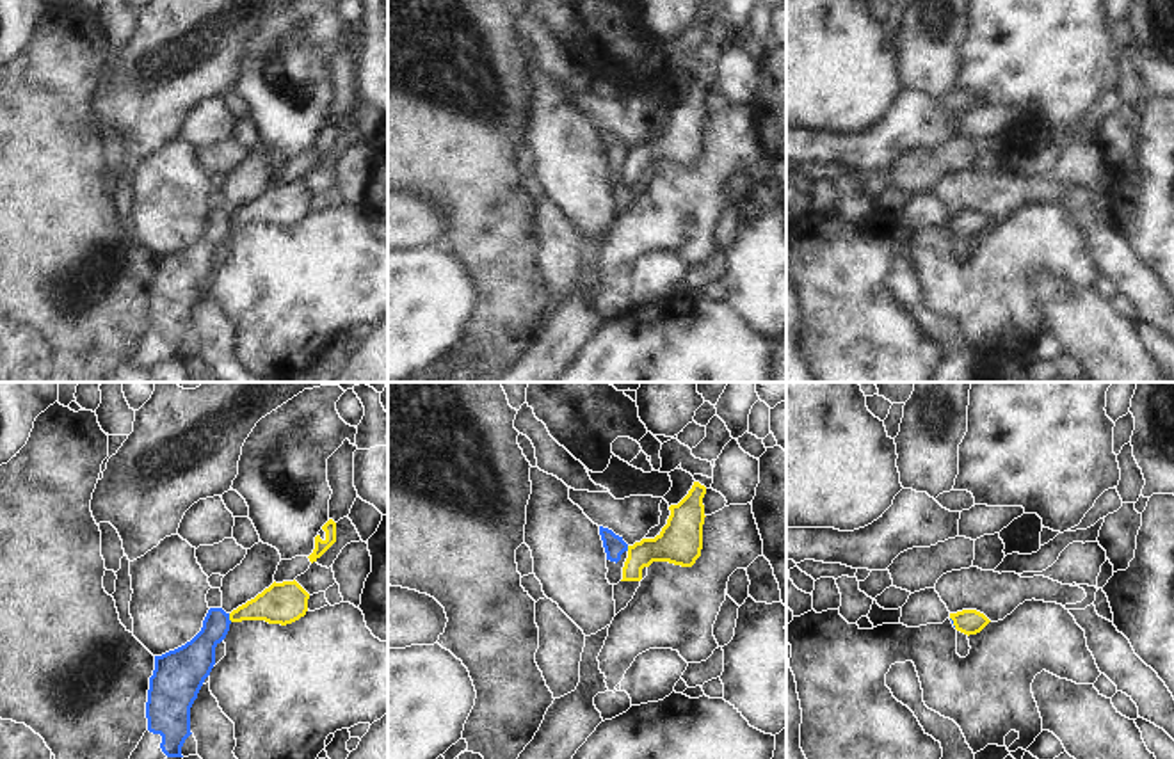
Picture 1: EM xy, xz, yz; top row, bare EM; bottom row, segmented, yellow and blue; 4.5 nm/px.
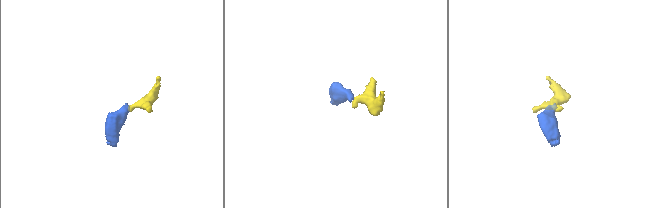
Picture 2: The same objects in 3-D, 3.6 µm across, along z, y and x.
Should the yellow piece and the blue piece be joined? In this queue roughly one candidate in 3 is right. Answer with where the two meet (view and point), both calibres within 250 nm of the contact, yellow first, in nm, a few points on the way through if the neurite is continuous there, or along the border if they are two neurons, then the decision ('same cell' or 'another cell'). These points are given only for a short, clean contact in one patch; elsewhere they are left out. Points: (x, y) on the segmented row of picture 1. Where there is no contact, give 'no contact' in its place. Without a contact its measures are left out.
contact xy (230, 617); calibres 190 and 170 nm; border xy (228, 614), (232, 621); another cell

